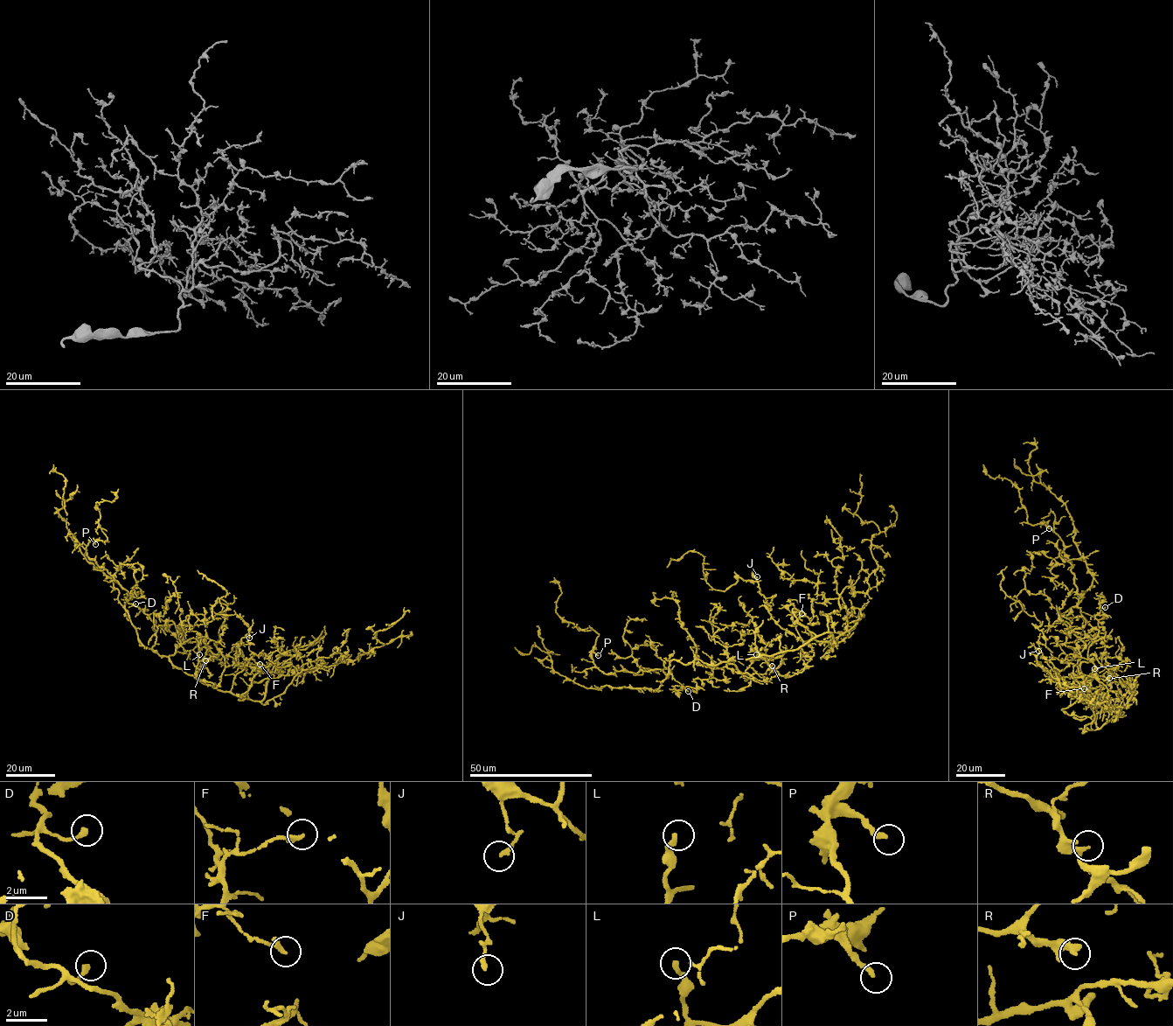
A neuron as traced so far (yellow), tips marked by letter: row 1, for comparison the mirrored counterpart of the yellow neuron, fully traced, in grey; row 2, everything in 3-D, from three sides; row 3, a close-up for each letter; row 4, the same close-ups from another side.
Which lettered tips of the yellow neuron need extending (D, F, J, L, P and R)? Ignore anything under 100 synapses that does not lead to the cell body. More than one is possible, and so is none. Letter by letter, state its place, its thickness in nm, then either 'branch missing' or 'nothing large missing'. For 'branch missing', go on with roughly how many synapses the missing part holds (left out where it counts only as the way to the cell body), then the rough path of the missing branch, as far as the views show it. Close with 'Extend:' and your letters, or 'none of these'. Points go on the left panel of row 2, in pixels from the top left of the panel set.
D: place (135, 603); calibre 200 nm; nothing large missing
F: place (260, 664); calibre 260 nm; nothing large missing
J: place (249, 638); calibre 180 nm; nothing large missing
L: place (199, 654); calibre 240 nm; nothing large missing
P: place (95, 544); calibre 240 nm; nothing large missing
R: place (205, 660); calibre 280 nm; nothing large missing
Extend: none of these

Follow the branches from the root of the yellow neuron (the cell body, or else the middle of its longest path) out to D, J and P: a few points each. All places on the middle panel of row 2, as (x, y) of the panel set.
D: (753, 657), (734, 657), (716, 665), (708, 665), (713, 676), (696, 679), (696, 687), (684, 687), (688, 691)
J: (753, 657), (799, 647), (802, 651), (804, 641), (775, 623), (766, 597), (758, 592), (753, 575), (757, 576)
P: (753, 657), (715, 665), (673, 659), (668, 674), (662, 669), (607, 673), (591, 654), (598, 655)

